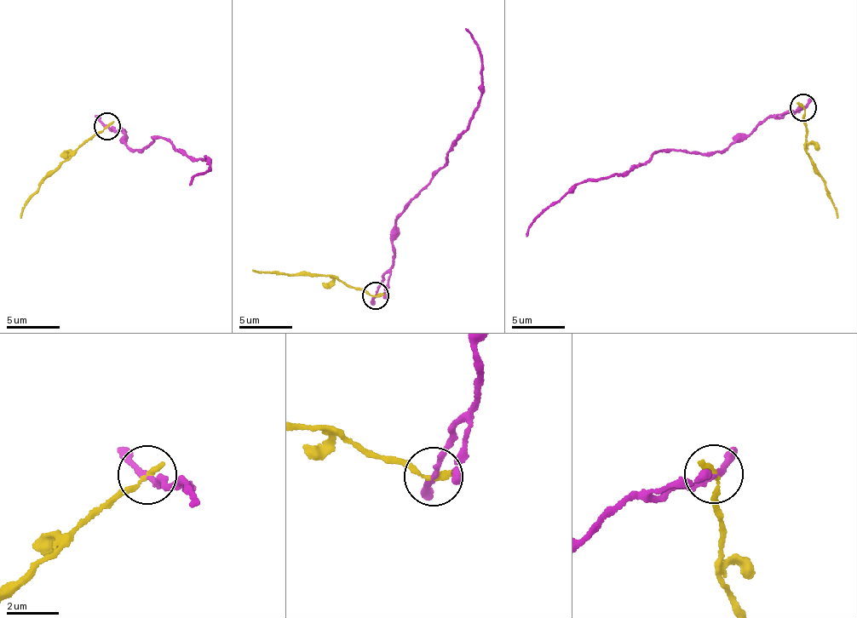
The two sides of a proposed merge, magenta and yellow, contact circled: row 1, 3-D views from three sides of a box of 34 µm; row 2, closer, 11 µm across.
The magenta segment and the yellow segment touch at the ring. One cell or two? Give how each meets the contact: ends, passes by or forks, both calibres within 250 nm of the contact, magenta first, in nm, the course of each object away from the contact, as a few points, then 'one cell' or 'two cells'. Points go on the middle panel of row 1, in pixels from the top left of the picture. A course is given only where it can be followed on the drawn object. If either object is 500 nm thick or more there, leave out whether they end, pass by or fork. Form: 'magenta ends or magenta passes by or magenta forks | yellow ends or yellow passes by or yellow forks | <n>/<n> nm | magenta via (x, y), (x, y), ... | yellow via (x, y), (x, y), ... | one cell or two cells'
magenta passes by | yellow ends | 170/240 nm | magenta via (374, 296), (382, 276), (391, 271), (398, 217), (444, 168), (479, 104), (482, 60), (465, 28) | yellow via (374, 296), (329, 277), (251, 271) | two cells

